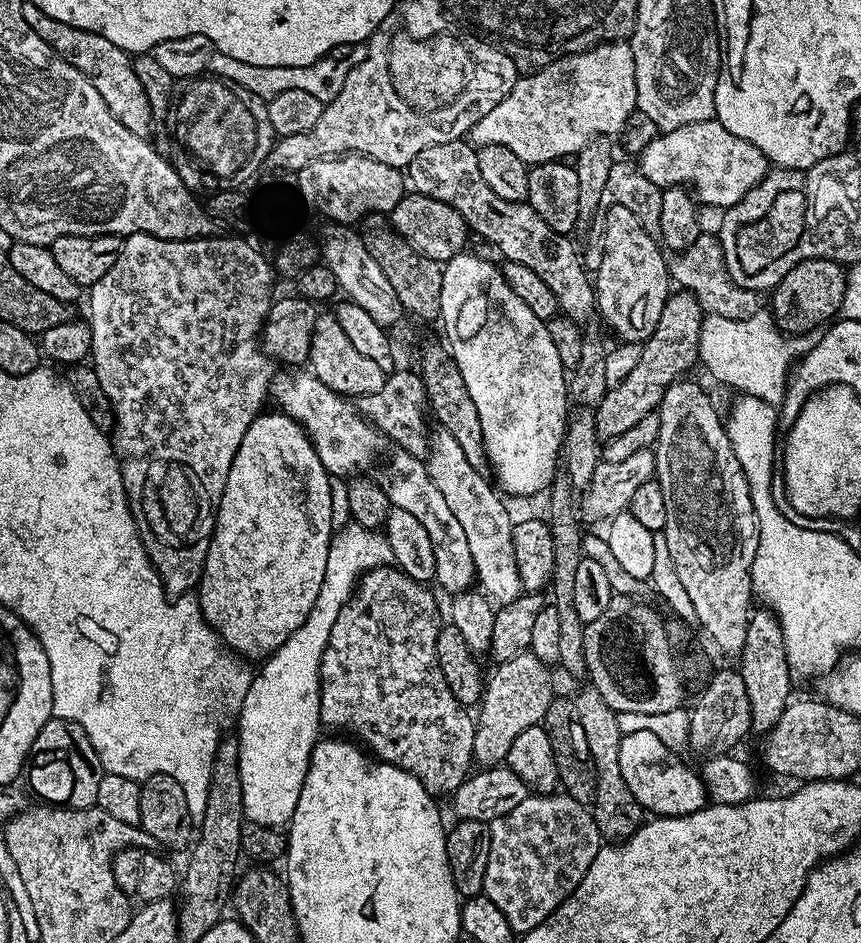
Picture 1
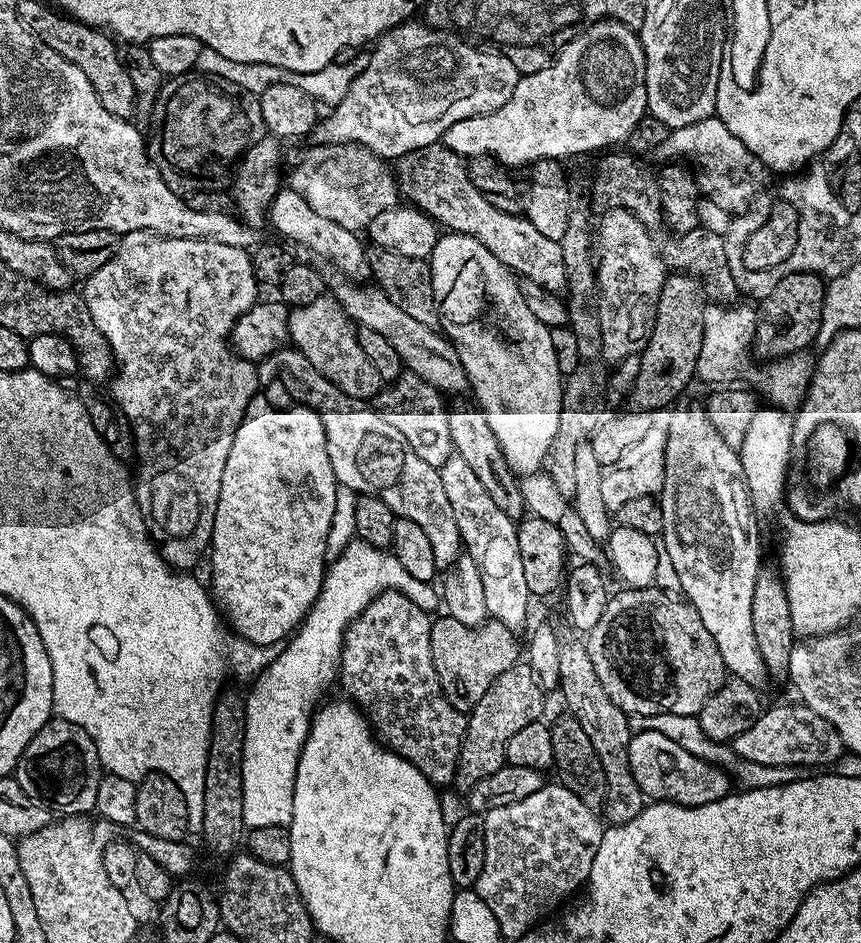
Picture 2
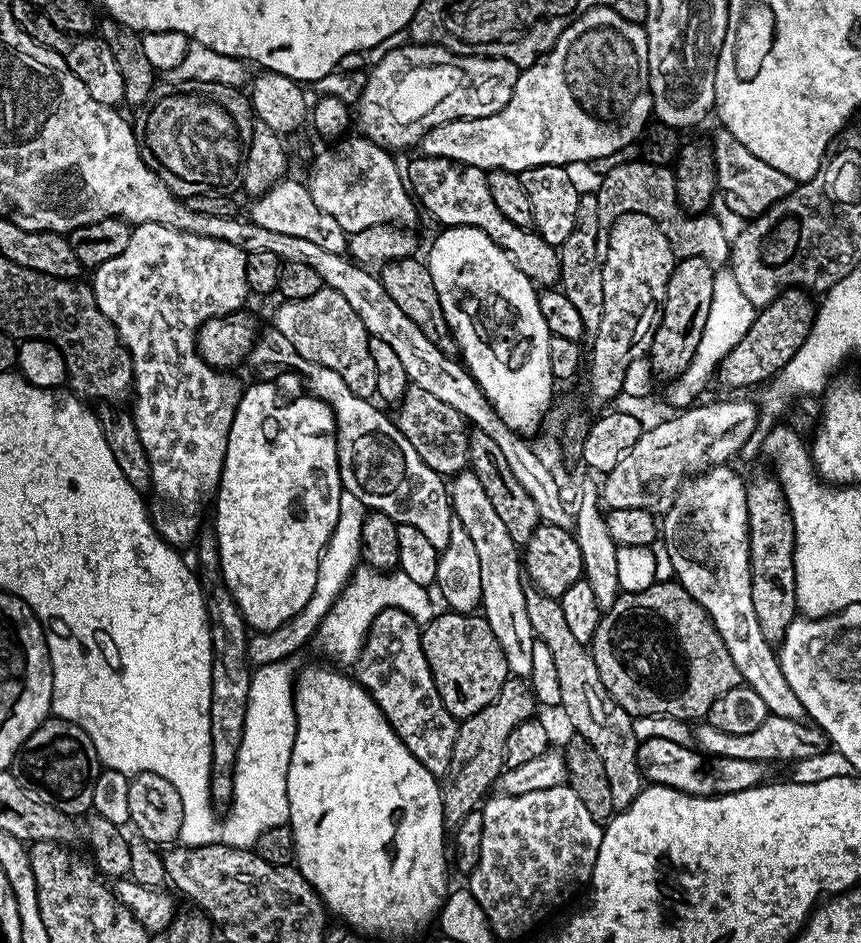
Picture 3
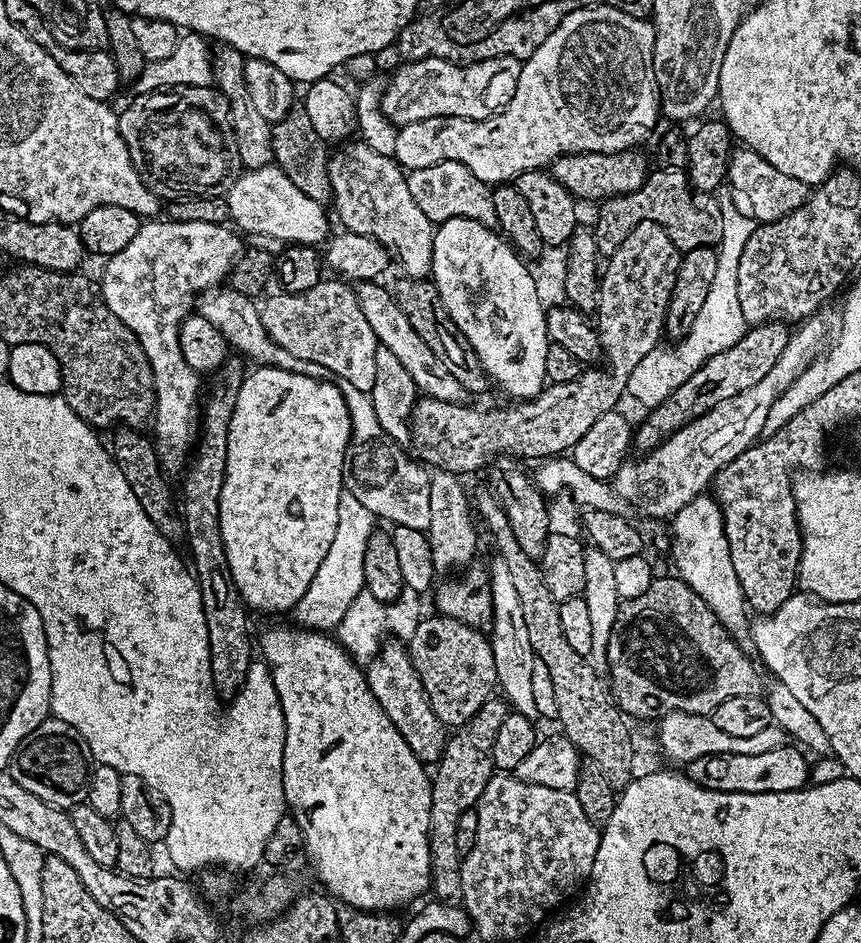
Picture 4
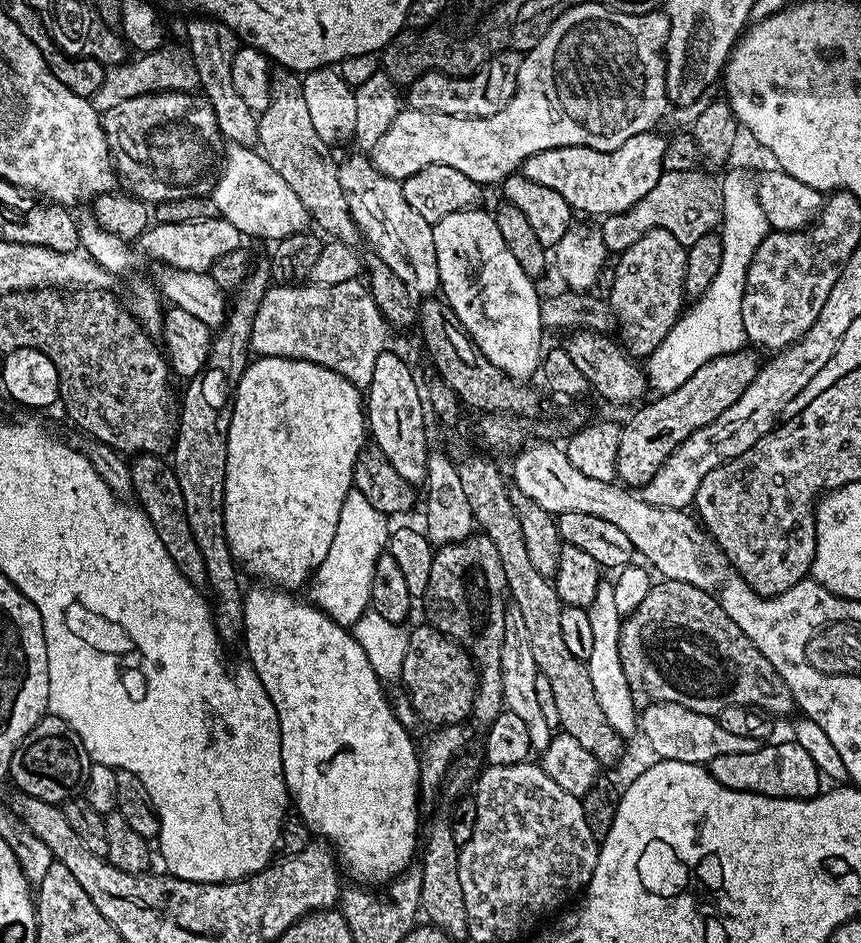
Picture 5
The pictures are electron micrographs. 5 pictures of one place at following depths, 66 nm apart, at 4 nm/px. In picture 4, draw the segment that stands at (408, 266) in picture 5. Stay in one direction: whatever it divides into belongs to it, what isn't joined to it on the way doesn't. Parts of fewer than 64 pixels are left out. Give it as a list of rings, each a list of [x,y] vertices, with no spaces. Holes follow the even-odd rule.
[[[348,142],[337,147],[328,157],[328,174],[332,187],[331,203],[336,204],[336,212],[340,215],[341,222],[344,223],[341,225],[347,231],[374,238],[379,244],[383,244],[385,248],[391,250],[395,259],[396,256],[400,259],[400,264],[404,267],[403,275],[405,277],[413,280],[425,279],[432,270],[434,225],[430,218],[426,218],[426,214],[422,214],[418,202],[414,202],[414,197],[410,194],[405,169],[401,168],[393,157],[378,154],[378,151],[372,150],[366,143],[352,143]]]

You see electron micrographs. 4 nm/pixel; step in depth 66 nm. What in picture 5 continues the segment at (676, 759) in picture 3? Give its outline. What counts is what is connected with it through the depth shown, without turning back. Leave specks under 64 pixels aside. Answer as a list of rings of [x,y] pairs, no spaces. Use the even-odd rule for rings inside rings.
[[[794,742],[788,744],[765,743],[749,752],[718,754],[706,765],[712,777],[722,786],[739,792],[753,792],[759,796],[782,798],[783,800],[809,800],[820,795],[822,777],[814,758]]]

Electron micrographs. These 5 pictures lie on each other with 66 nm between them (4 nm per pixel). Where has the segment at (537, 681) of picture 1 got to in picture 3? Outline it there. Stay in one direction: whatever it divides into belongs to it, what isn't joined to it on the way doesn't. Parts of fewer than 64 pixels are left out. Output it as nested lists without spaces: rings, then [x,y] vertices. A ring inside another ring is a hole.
[[[510,678],[502,686],[502,690],[478,714],[459,721],[454,738],[454,751],[450,754],[450,766],[440,780],[440,793],[444,807],[444,823],[455,826],[466,818],[466,814],[477,811],[482,801],[493,791],[496,779],[504,771],[504,751],[506,738],[510,738],[514,726],[533,719],[538,703],[527,683]]]

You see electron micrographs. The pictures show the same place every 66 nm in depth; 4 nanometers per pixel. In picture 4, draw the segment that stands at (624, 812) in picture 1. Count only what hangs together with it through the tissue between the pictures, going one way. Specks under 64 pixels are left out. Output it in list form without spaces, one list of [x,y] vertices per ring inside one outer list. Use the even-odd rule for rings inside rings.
[[[483,490],[484,492],[480,492],[477,494],[475,493],[474,496],[474,508],[477,513],[480,512],[482,515],[484,515],[484,520],[486,523],[488,523],[488,528],[490,531],[492,531],[492,536],[494,539],[496,539],[496,548],[498,551],[498,558],[504,562],[506,562],[506,566],[510,570],[510,575],[512,577],[512,581],[514,581],[514,587],[516,587],[516,591],[518,593],[518,602],[522,606],[522,614],[524,615],[525,621],[526,621],[526,630],[530,630],[530,646],[534,650],[534,654],[536,655],[536,658],[541,659],[542,662],[546,662],[546,667],[548,670],[550,670],[550,677],[551,681],[554,684],[554,698],[556,701],[558,701],[558,714],[556,715],[556,720],[558,721],[558,724],[561,724],[563,735],[568,737],[568,741],[576,747],[579,752],[581,752],[585,757],[588,756],[590,759],[589,761],[594,762],[595,767],[599,768],[600,772],[602,774],[606,774],[606,782],[610,782],[610,786],[614,790],[623,790],[627,788],[628,783],[632,781],[634,778],[634,771],[632,772],[632,732],[630,729],[628,729],[629,721],[626,719],[623,712],[620,711],[619,708],[616,707],[616,701],[613,699],[613,697],[610,695],[609,689],[606,687],[604,689],[604,684],[602,681],[600,681],[600,676],[595,667],[590,663],[589,657],[583,656],[582,654],[578,654],[578,650],[574,650],[570,646],[570,641],[566,639],[566,633],[562,630],[562,614],[560,613],[560,601],[556,600],[554,598],[554,594],[550,594],[550,589],[546,586],[546,582],[542,578],[542,574],[540,573],[540,565],[537,563],[537,561],[532,560],[530,558],[530,554],[525,554],[524,551],[522,551],[522,546],[518,546],[518,541],[514,538],[514,530],[510,530],[510,518],[506,518],[506,512],[502,510],[502,506],[496,501],[495,496],[492,495],[491,491]]]

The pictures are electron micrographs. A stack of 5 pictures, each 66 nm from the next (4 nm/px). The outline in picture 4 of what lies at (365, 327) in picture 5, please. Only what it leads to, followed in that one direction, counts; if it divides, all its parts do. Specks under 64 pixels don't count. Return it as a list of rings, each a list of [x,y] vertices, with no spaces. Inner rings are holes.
[[[340,278],[332,279],[336,280],[321,279],[318,286],[305,292],[281,291],[280,296],[270,297],[260,308],[260,321],[269,338],[282,350],[294,354],[294,358],[318,362],[318,366],[326,366],[328,373],[337,381],[345,380],[356,389],[371,393],[374,386],[374,354],[378,347],[376,335],[370,328],[370,322],[366,322],[366,314],[362,314],[353,285]]]

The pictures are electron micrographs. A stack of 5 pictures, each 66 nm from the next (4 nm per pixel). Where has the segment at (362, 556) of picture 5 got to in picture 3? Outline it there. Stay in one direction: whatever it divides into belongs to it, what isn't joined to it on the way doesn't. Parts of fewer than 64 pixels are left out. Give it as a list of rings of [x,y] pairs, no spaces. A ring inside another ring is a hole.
[[[341,491],[340,501],[338,502],[338,522],[334,526],[334,534],[330,534],[330,542],[324,547],[322,558],[318,562],[318,582],[314,586],[314,594],[310,602],[294,618],[290,618],[280,628],[271,634],[264,634],[259,637],[260,641],[249,643],[249,657],[255,658],[256,655],[264,656],[265,661],[284,660],[291,652],[296,652],[307,640],[311,641],[315,637],[317,629],[326,618],[330,606],[342,594],[342,590],[347,586],[352,573],[356,571],[361,563],[360,543],[362,542],[362,522],[366,515],[366,509],[354,494]]]

